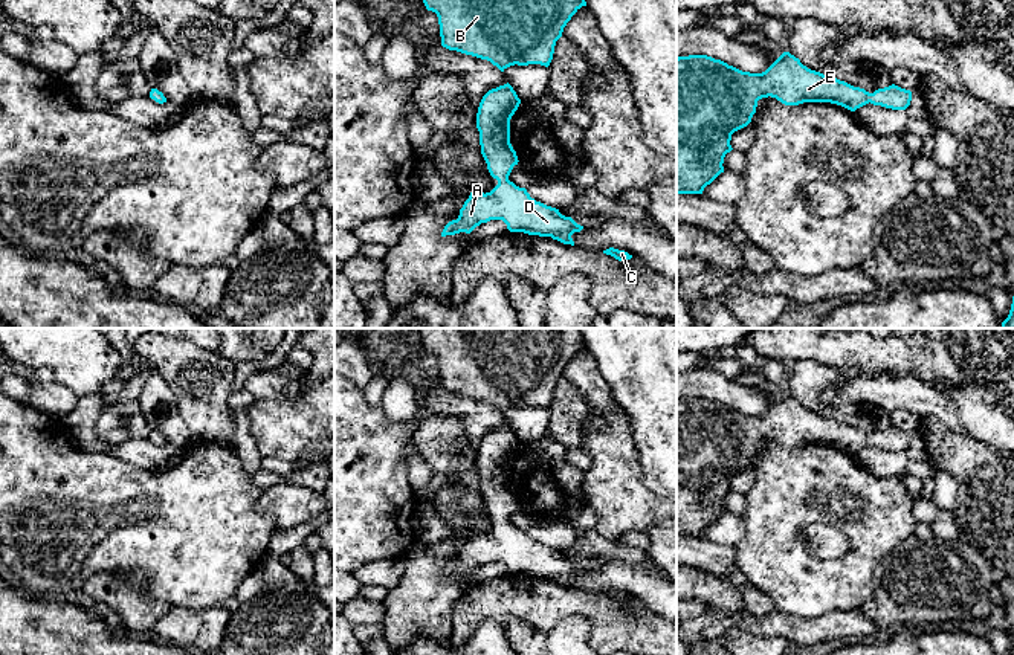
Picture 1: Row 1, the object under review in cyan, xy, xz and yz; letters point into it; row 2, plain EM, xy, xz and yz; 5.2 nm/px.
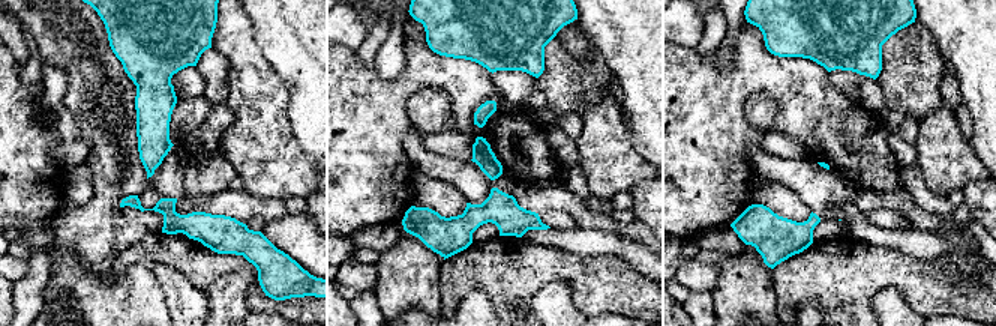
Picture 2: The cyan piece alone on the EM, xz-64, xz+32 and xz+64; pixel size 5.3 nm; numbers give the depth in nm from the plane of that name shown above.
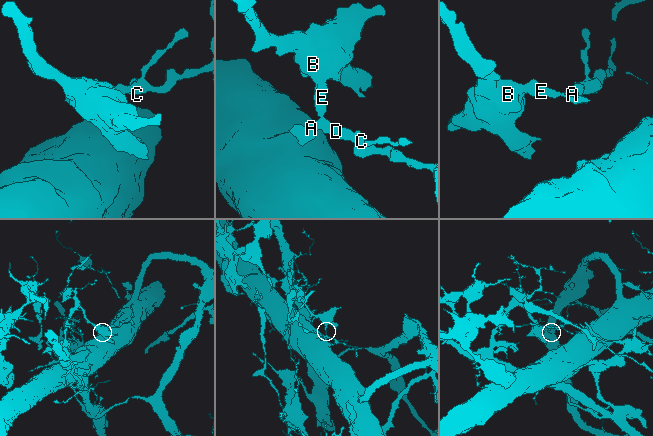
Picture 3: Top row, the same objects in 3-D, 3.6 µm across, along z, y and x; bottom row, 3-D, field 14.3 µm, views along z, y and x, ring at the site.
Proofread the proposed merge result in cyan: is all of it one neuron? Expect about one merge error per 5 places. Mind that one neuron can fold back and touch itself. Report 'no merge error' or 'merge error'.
no merge error

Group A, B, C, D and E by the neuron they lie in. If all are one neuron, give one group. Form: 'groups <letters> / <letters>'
groups A B C D E

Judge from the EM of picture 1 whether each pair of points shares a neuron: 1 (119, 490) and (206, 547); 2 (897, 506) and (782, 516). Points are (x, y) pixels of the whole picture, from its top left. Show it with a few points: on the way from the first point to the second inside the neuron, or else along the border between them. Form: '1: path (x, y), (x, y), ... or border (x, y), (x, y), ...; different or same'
1: path (139, 498), (151, 510), (159, 510), (184, 530); same
2: path (868, 506), (811, 509); same

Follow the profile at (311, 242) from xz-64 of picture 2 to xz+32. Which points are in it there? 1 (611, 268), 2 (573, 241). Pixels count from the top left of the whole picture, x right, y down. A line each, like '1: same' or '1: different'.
1: different
2: same

